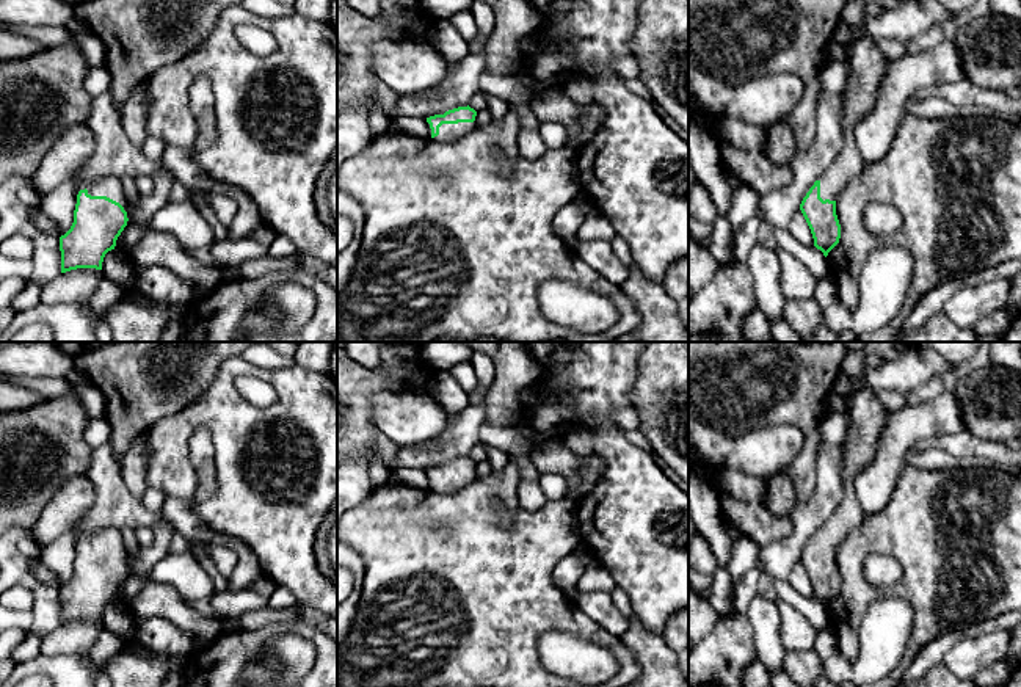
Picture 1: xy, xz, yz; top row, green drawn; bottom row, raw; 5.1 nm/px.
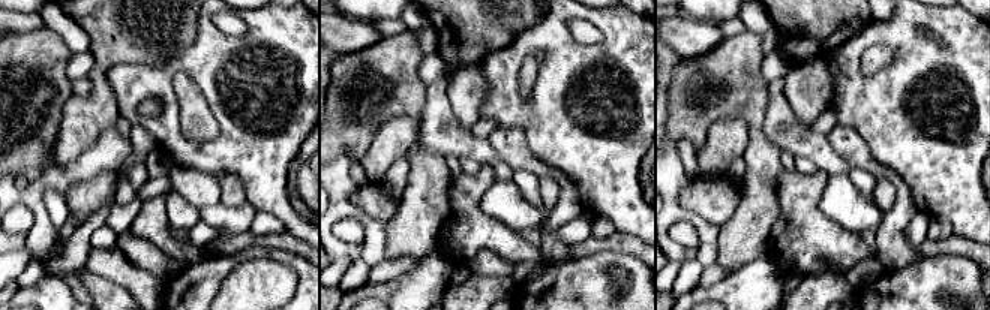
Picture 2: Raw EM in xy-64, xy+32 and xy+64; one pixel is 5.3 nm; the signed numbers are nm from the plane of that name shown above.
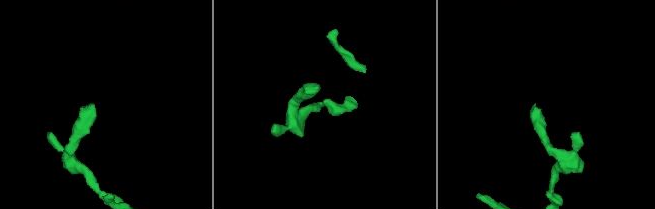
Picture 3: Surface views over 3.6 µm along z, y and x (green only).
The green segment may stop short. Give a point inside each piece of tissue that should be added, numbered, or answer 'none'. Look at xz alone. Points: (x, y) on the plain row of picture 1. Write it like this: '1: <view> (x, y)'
1: xz (447, 483)

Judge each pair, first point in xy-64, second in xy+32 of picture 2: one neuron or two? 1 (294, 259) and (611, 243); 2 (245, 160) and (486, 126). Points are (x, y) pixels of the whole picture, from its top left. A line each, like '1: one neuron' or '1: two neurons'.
1: two neurons
2: two neurons

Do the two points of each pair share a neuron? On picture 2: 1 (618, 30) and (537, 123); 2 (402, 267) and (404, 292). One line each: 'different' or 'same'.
1: same
2: different

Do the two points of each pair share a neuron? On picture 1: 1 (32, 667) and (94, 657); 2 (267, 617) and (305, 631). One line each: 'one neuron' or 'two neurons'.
1: one neuron
2: two neurons

